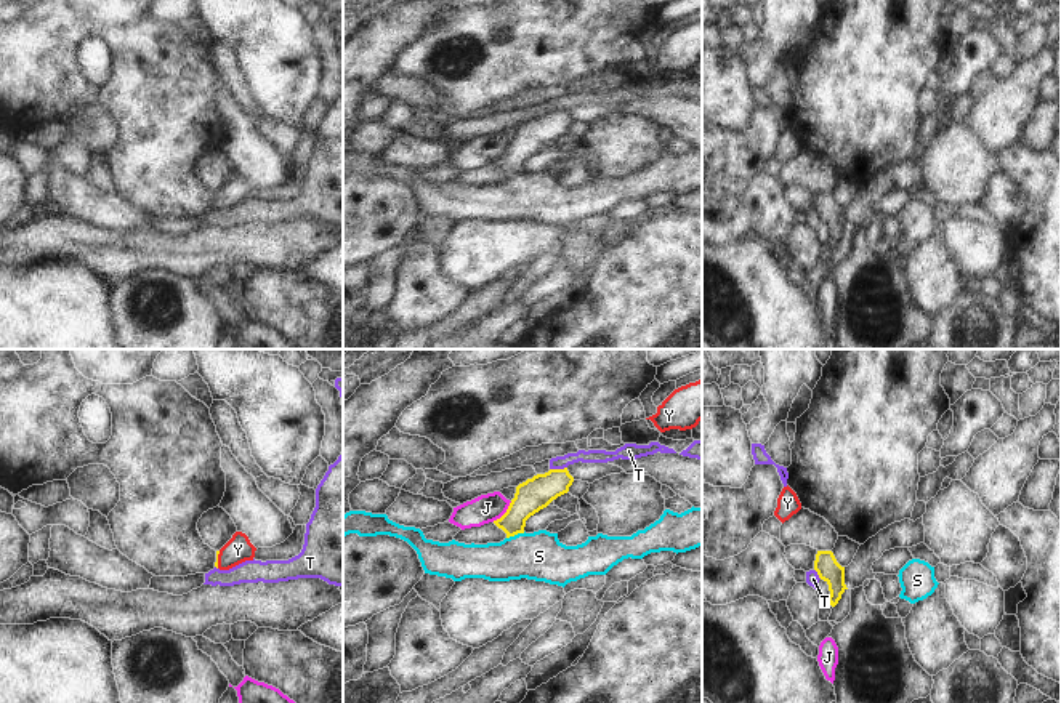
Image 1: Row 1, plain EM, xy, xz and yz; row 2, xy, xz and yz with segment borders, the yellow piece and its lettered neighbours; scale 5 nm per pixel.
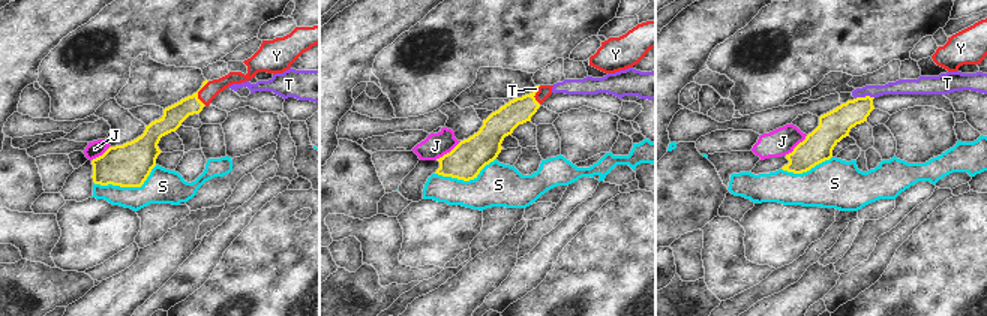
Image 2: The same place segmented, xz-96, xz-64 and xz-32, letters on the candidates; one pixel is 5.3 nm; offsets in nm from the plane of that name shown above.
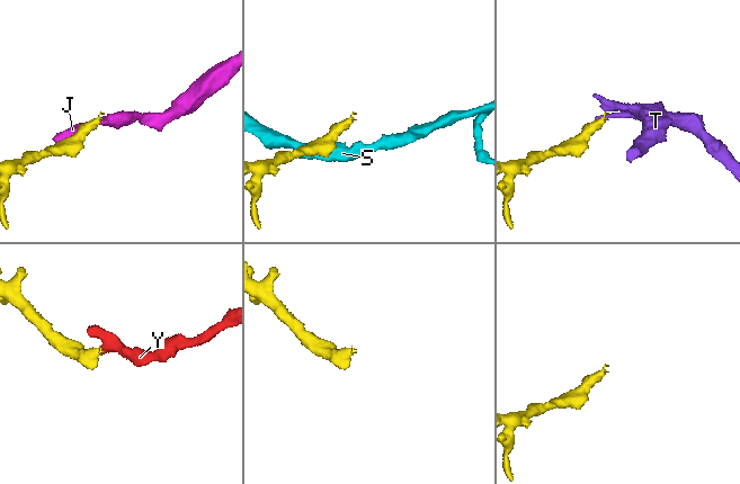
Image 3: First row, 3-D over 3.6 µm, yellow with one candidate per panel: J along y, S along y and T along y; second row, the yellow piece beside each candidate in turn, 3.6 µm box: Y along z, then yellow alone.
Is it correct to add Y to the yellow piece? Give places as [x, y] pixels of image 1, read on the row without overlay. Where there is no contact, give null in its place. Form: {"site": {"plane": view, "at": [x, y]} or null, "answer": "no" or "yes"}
{"site": {"plane": "xy", "at": [217, 200]}, "answer": "yes"}

